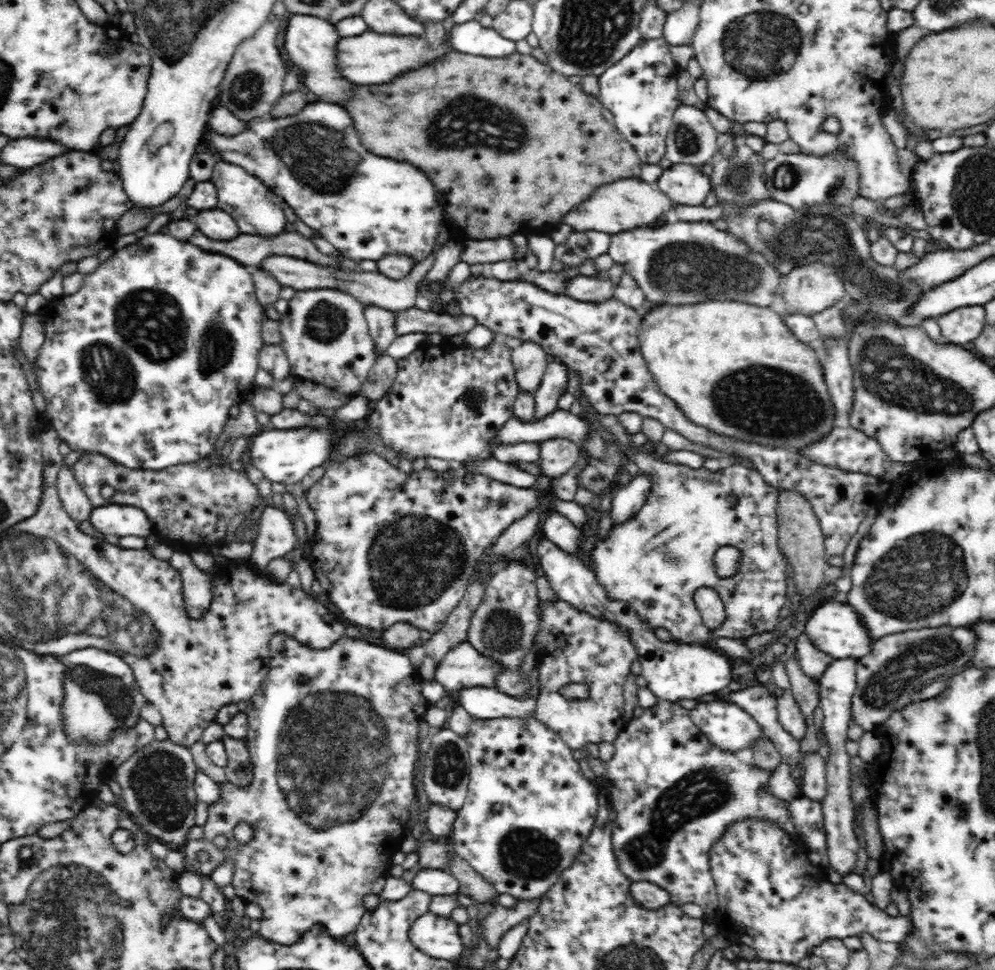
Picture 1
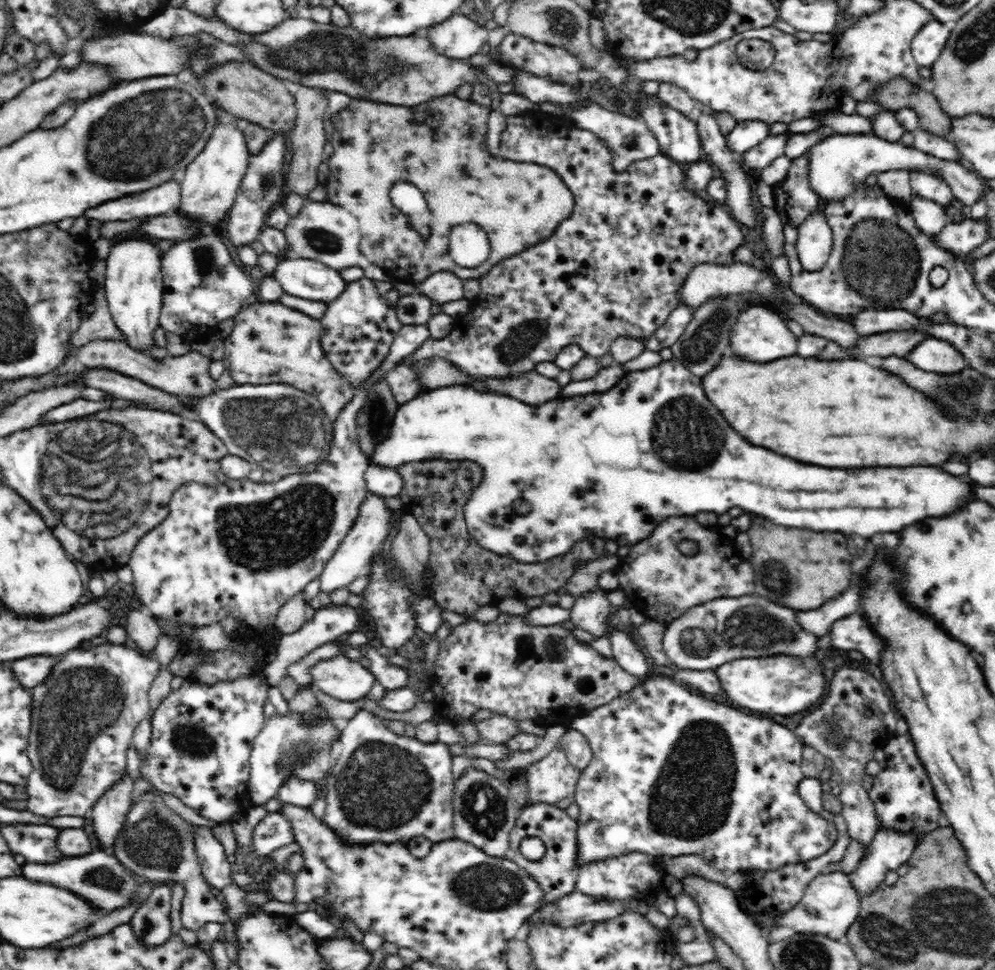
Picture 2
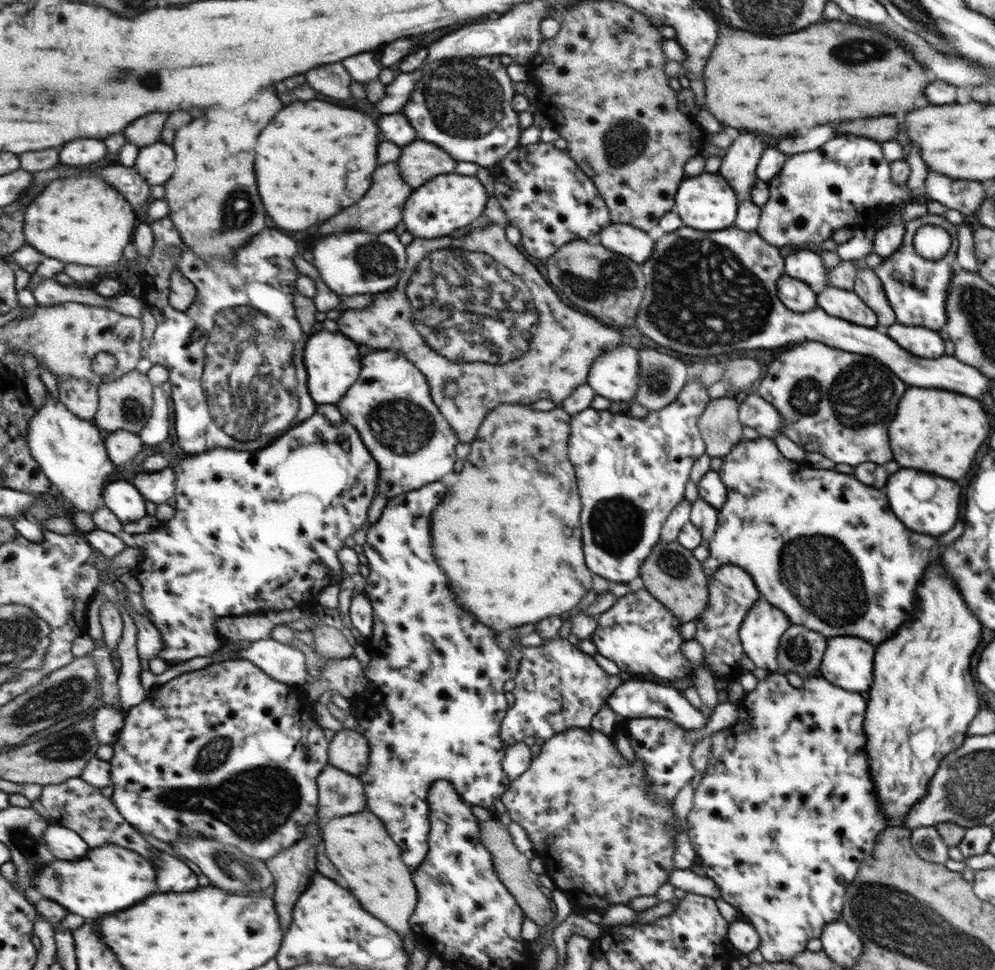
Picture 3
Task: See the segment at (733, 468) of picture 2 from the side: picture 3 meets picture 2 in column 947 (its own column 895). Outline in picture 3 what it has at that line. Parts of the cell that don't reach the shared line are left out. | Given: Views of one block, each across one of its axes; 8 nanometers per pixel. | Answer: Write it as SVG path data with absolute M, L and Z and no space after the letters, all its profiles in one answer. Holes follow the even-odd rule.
M899 468L887 478L885 490L887 490L887 498L891 498L891 510L895 510L894 514L899 514L899 518L907 522L909 530L937 536L947 532L957 522L959 486L953 480L931 476L919 470Z

